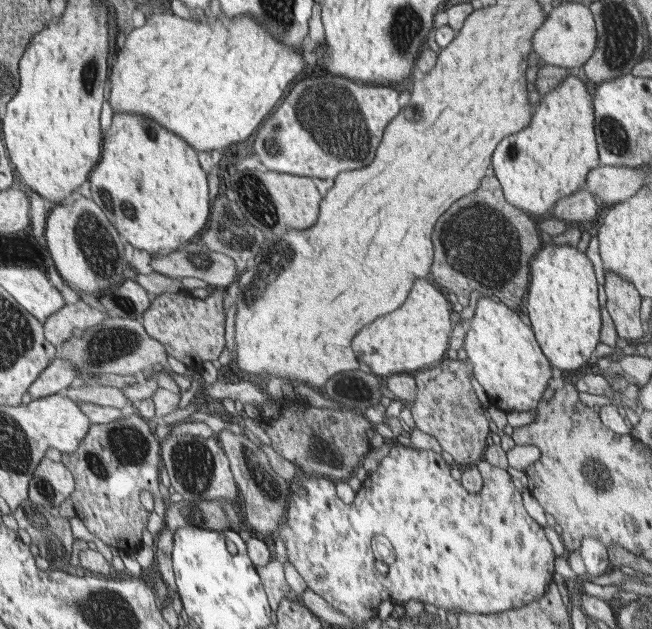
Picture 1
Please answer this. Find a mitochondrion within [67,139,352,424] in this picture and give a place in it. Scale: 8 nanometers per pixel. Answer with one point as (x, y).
(94, 244)

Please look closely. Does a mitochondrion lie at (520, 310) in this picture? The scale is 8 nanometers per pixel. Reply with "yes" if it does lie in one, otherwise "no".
no

